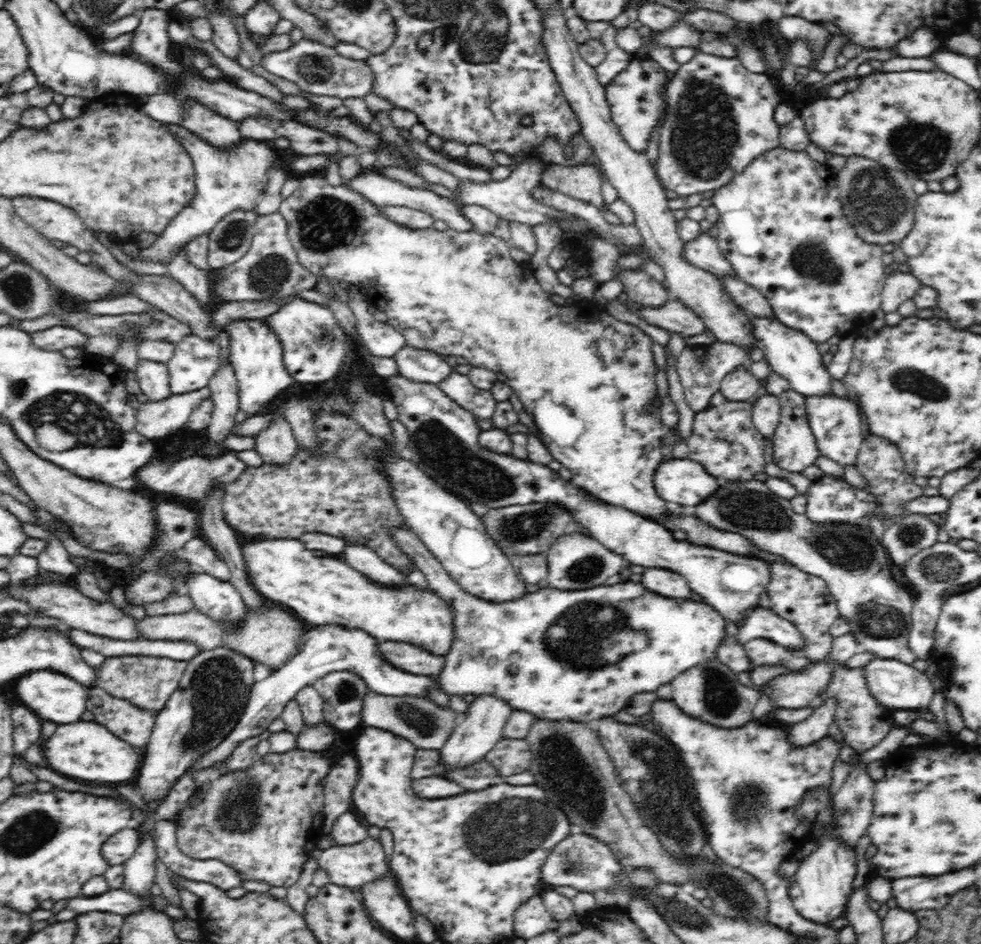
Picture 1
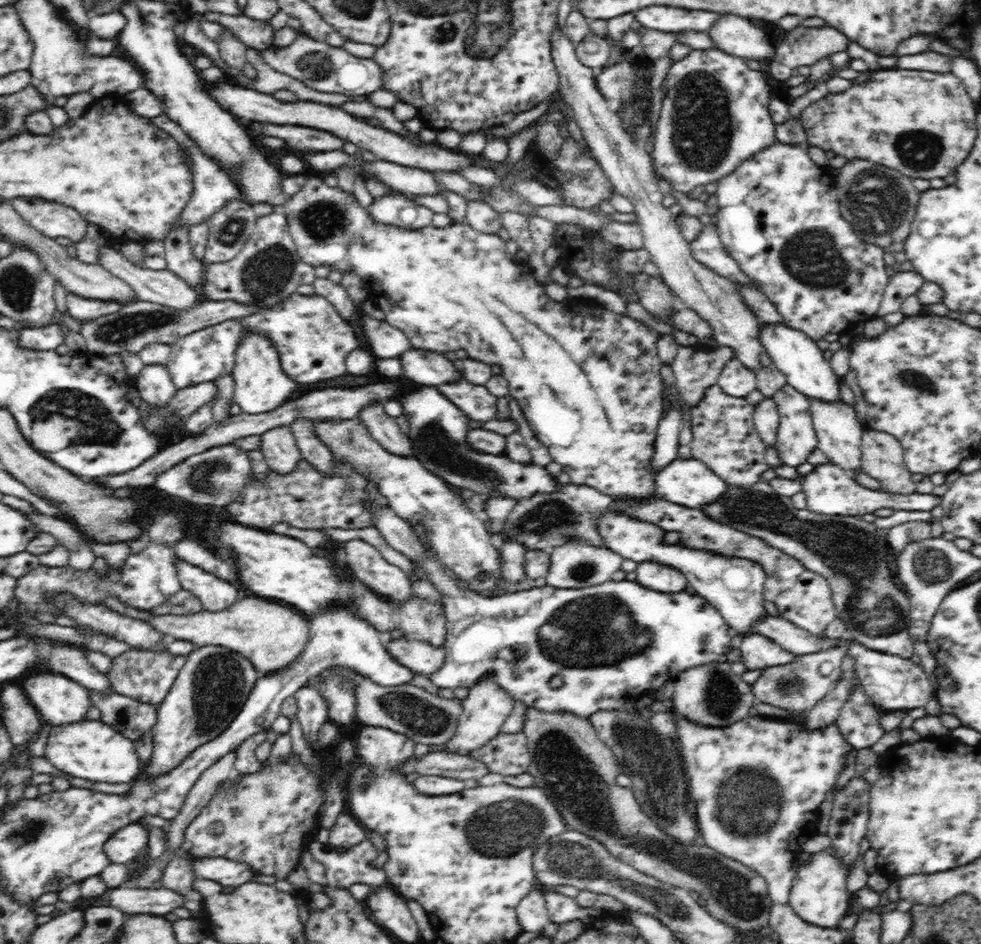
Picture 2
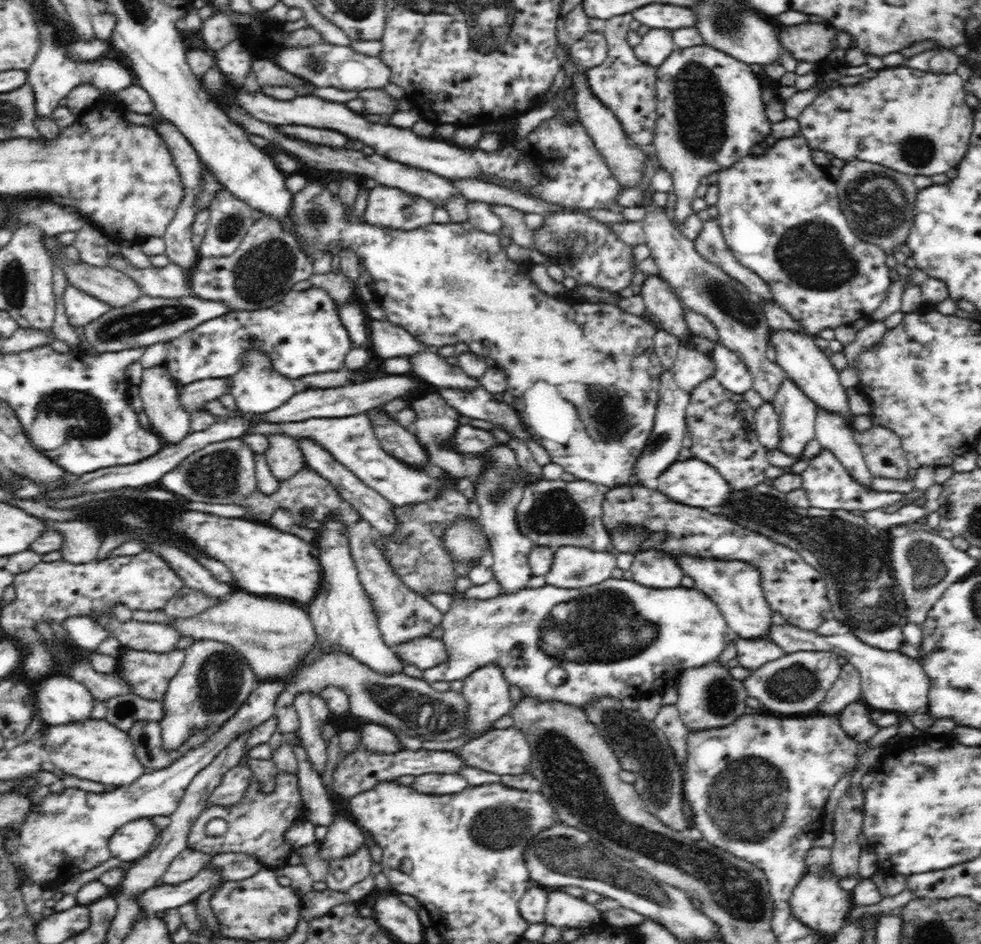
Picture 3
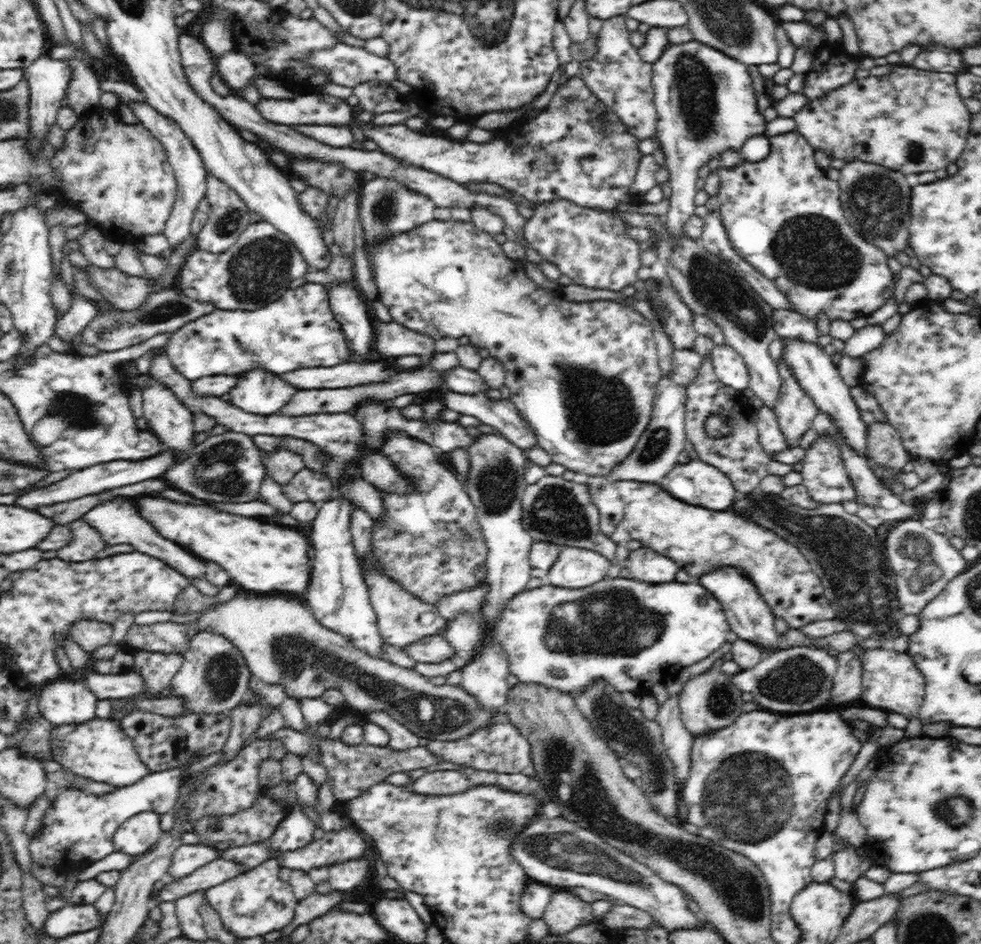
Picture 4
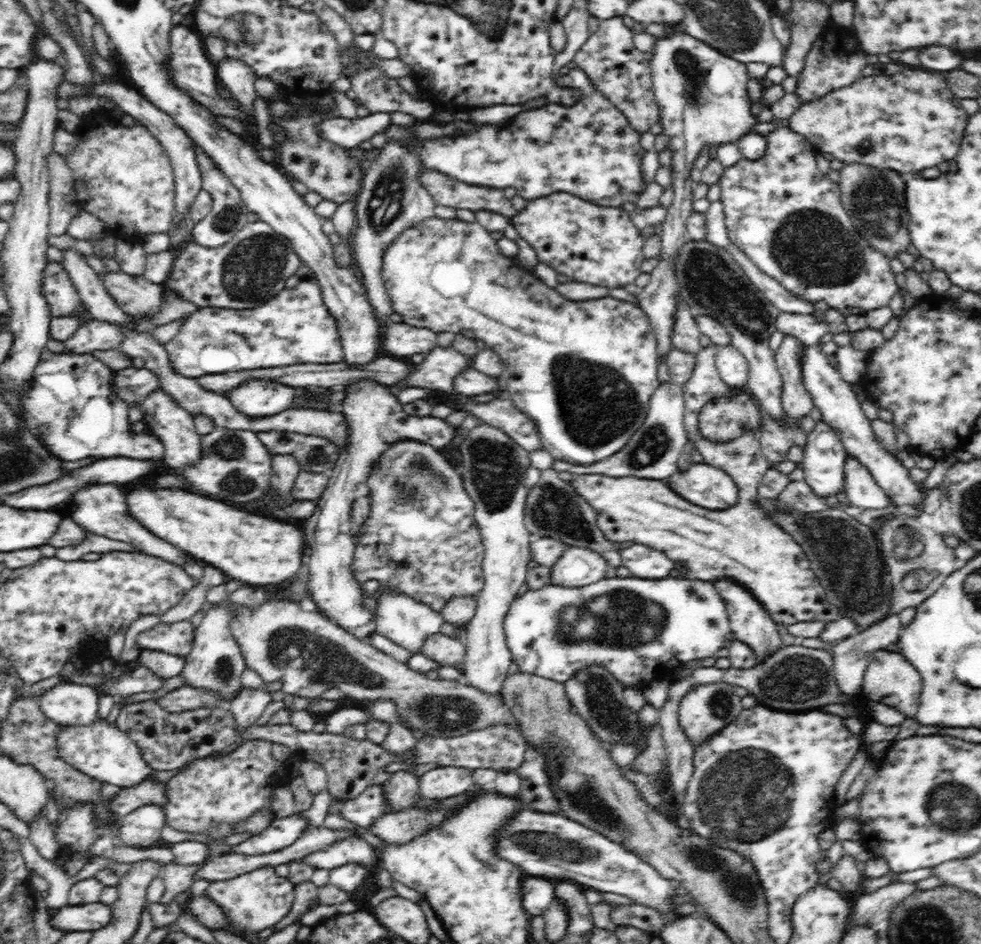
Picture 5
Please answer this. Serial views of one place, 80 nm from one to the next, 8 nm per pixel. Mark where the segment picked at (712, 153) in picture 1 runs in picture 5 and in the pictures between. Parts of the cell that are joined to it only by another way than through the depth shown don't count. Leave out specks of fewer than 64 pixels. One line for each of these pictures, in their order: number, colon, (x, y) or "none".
2: (715, 114)
3: (710, 113)
4: (706, 104)
5: (702, 95)

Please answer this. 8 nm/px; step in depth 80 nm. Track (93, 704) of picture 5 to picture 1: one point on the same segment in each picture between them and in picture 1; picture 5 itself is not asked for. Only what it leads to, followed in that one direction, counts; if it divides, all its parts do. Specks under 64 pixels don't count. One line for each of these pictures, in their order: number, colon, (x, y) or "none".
1: (53, 696)
2: (58, 699)
3: (59, 700)
4: (62, 702)

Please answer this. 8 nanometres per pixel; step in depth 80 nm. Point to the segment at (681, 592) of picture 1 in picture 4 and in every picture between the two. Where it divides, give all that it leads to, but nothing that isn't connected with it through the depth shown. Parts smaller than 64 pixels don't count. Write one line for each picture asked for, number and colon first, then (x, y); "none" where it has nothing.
2: (655, 576)
3: (649, 569)
4: (645, 565)

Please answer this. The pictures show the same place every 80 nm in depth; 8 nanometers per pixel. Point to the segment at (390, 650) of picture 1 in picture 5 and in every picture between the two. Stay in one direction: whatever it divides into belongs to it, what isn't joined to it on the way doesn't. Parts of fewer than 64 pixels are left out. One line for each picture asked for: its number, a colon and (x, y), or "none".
2: (419, 656)
3: (425, 652)
4: (432, 649)
5: (448, 651)

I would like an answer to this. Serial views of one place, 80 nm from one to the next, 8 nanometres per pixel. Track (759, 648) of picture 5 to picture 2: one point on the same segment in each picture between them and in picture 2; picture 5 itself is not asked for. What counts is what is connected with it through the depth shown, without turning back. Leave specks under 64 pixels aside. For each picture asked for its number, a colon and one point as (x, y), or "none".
2: (733, 586)
3: (735, 587)
4: (749, 617)

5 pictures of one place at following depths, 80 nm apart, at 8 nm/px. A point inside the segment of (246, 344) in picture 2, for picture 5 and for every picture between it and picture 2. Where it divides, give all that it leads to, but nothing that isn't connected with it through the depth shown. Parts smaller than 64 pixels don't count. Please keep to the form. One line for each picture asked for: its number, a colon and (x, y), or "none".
3: (257, 388)
4: (258, 391)
5: (257, 398)

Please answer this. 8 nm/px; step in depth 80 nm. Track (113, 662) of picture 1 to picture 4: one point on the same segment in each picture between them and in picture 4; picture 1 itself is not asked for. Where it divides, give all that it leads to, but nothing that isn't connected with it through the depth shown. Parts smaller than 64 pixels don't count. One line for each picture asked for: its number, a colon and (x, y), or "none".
2: (145, 675)
3: (148, 673)
4: (157, 669)

